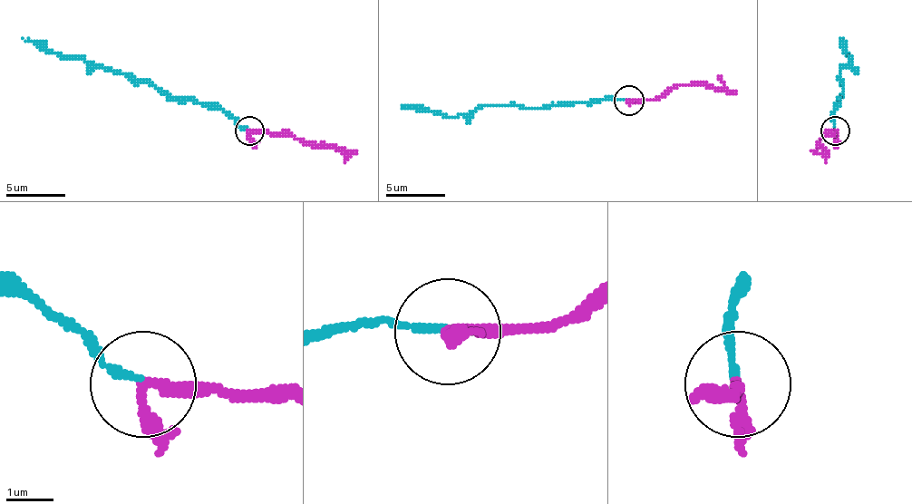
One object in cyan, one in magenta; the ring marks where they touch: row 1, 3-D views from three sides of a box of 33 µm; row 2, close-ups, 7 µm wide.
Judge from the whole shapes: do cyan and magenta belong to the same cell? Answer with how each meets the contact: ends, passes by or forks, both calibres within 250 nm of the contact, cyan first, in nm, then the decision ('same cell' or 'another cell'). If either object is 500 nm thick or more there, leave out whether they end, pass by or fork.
cyan ends | magenta passes by | 160/240 nm | same cell

